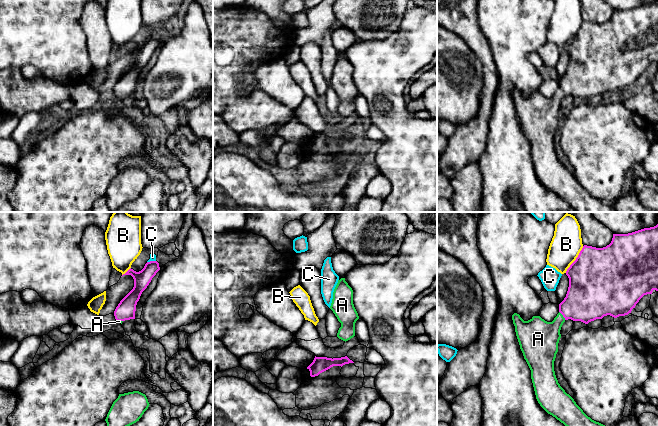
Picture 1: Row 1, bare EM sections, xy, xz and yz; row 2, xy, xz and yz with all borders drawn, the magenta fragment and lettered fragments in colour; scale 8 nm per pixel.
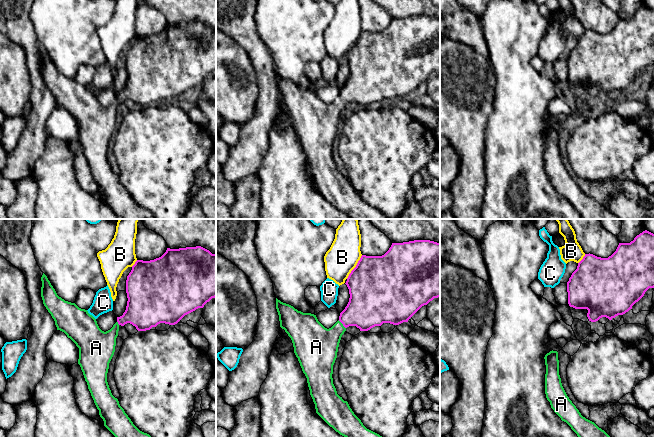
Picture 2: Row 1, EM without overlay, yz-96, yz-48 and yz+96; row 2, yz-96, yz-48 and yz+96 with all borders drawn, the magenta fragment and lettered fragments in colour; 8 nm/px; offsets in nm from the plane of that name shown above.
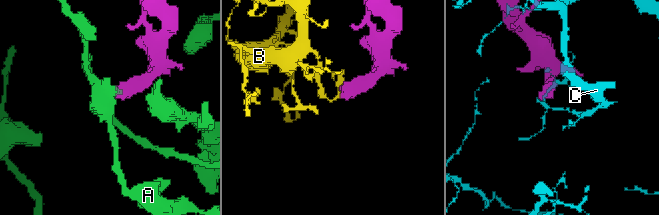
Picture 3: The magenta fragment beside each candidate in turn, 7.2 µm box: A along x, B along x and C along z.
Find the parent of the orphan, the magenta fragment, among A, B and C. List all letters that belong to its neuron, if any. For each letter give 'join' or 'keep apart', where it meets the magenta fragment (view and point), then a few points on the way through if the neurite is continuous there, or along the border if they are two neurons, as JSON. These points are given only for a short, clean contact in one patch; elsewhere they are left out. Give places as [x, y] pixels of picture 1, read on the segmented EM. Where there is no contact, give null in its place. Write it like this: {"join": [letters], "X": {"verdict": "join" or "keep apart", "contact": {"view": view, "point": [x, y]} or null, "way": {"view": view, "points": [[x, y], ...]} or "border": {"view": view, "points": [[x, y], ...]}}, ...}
{"join": ["A"], "A": {"verdict": "join", "contact": {"view": "yz", "point": [562, 314]}, "way": {"view": "yz", "points": [[588, 298], [562, 314], [541, 337]]}}, "B": {"verdict": "keep apart", "contact": {"view": "yz", "point": [576, 259]}, "border": {"view": "yz", "points": [[583, 246], [576, 259], [565, 272]]}}, "C": {"verdict": "keep apart", "contact": {"view": "xy", "point": [151, 261]}, "border": {"view": "xy", "points": [[155, 260], [147, 262]]}}}

